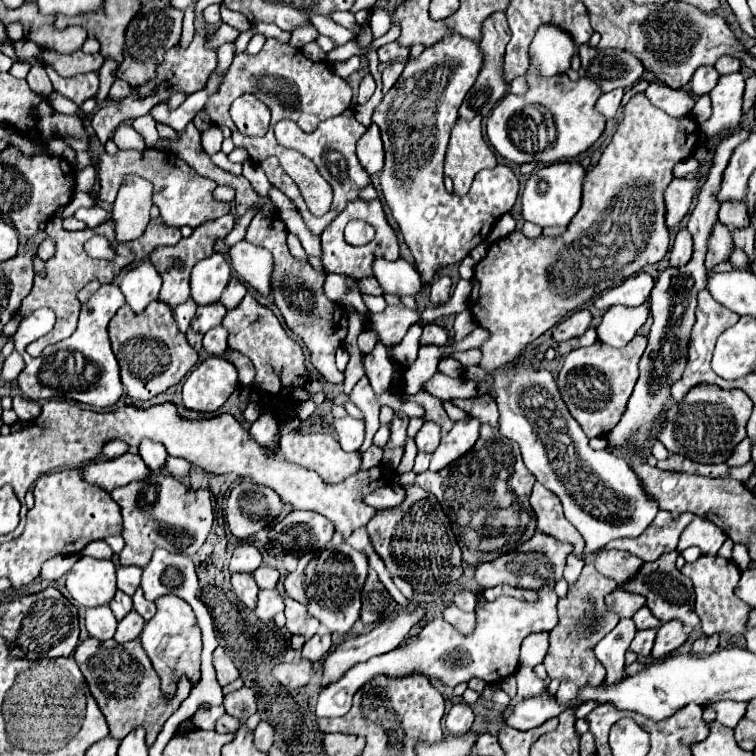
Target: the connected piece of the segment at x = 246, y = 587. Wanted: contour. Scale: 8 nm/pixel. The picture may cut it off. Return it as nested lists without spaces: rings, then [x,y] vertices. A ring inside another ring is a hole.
[[[233,573],[233,575],[231,575],[231,585],[233,585],[235,595],[237,595],[249,609],[255,609],[259,587],[257,587],[253,575],[249,575],[249,573]]]

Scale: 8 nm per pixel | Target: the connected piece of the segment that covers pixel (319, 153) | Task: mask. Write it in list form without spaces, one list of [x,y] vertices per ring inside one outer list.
[[[347,108],[339,116],[321,122],[321,125],[315,129],[315,133],[305,133],[305,131],[299,129],[297,123],[287,121],[287,119],[283,119],[283,121],[279,121],[279,123],[275,125],[275,137],[277,137],[277,141],[279,141],[283,147],[297,149],[297,151],[303,153],[305,157],[309,157],[309,159],[317,165],[319,173],[325,177],[325,181],[327,181],[327,183],[331,185],[331,189],[333,189],[333,207],[331,207],[331,211],[327,211],[323,217],[311,215],[311,213],[307,211],[305,201],[303,201],[301,197],[297,197],[295,191],[289,193],[289,199],[297,205],[299,213],[303,215],[303,221],[307,223],[307,227],[309,227],[315,235],[321,235],[321,231],[335,219],[335,215],[337,215],[339,211],[343,211],[343,207],[345,207],[349,201],[359,199],[359,191],[361,191],[365,185],[371,183],[367,171],[363,171],[361,163],[359,163],[357,157],[355,157],[355,141],[359,141],[363,133],[365,133],[365,127],[354,118],[353,111],[350,108]]]

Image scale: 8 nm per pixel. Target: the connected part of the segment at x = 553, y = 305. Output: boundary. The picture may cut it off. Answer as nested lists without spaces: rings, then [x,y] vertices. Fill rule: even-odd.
[[[637,93],[637,95],[625,105],[623,113],[625,113],[625,115],[623,115],[623,121],[619,123],[619,127],[617,127],[611,143],[607,145],[607,149],[603,151],[603,155],[601,155],[601,159],[599,159],[599,163],[585,175],[581,209],[577,211],[575,219],[571,219],[567,231],[565,231],[561,237],[545,237],[545,235],[541,235],[541,237],[537,237],[537,239],[527,239],[521,231],[513,231],[511,235],[507,235],[507,237],[499,239],[497,243],[493,243],[493,245],[489,247],[489,253],[475,265],[475,277],[471,279],[473,291],[471,291],[471,297],[469,297],[469,301],[467,301],[467,309],[469,309],[471,315],[475,317],[477,325],[483,327],[485,331],[489,331],[489,339],[479,347],[479,351],[481,351],[481,363],[479,363],[479,367],[483,367],[487,373],[493,373],[495,369],[501,369],[501,367],[505,367],[505,365],[515,363],[515,359],[523,353],[523,349],[527,347],[527,343],[535,341],[535,339],[541,337],[545,331],[549,331],[551,327],[555,327],[567,313],[571,313],[571,311],[575,311],[579,305],[587,303],[593,295],[597,297],[597,295],[603,293],[605,289],[611,289],[613,285],[623,283],[627,277],[635,275],[635,273],[641,271],[645,265],[657,263],[657,261],[661,261],[661,259],[665,257],[667,247],[669,247],[669,231],[667,231],[667,227],[665,227],[665,203],[663,203],[663,193],[665,193],[665,187],[669,185],[669,181],[673,179],[673,173],[671,173],[671,171],[673,171],[675,163],[687,159],[687,157],[693,153],[695,145],[697,145],[697,139],[699,139],[697,123],[695,123],[691,117],[683,117],[683,119],[673,119],[673,117],[669,117],[665,111],[653,107],[653,105],[649,103],[649,99],[645,97],[645,93]]]

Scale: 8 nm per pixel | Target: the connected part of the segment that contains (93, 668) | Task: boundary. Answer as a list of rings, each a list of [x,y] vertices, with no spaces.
[[[89,637],[73,651],[73,659],[85,675],[91,695],[105,715],[109,733],[115,739],[123,739],[133,727],[141,725],[147,731],[147,745],[151,745],[157,739],[163,723],[179,709],[179,705],[187,699],[191,691],[189,679],[181,677],[177,683],[177,695],[173,699],[167,699],[159,689],[159,677],[151,667],[151,661],[145,655],[139,639],[121,645],[115,639],[97,641]]]

